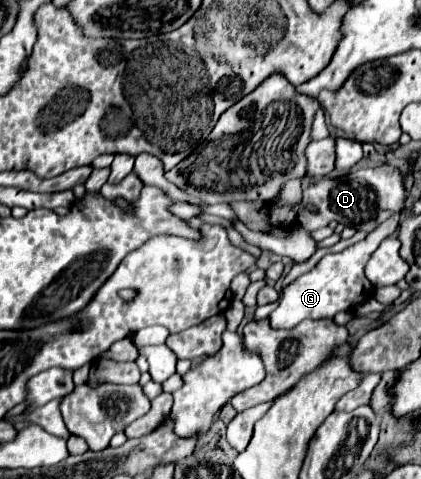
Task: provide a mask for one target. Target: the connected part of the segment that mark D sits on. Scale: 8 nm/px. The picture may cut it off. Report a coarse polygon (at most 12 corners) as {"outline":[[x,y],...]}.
{"outline":[[393,165],[323,177],[303,191],[317,213],[301,227],[337,221],[373,231],[403,209]]}

